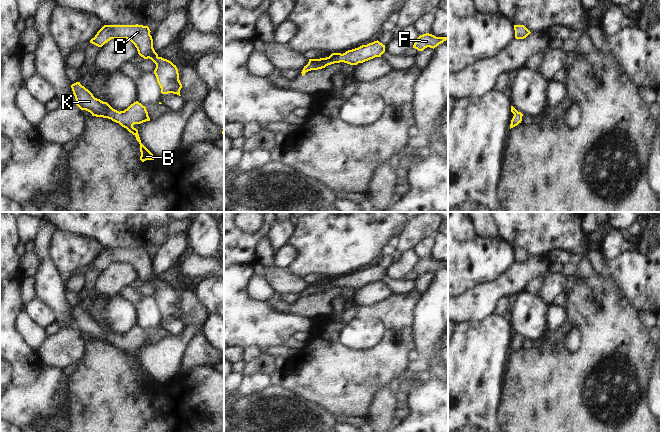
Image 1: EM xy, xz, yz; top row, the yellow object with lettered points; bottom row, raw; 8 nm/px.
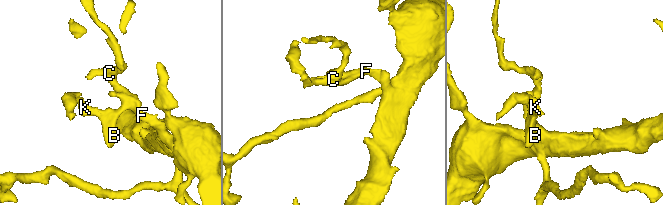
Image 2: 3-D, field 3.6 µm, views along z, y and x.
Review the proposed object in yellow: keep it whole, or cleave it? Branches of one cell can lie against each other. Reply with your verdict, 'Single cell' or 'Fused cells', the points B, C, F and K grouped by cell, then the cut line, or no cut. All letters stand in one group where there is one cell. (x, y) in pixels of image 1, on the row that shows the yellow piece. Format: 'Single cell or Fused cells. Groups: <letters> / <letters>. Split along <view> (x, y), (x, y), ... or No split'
Single cell. Groups: B C F K. No split.

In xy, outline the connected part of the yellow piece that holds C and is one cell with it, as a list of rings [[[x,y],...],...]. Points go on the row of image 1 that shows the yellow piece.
[[[104,25],[90,40],[90,43],[102,47],[111,39],[130,40],[137,48],[138,54],[144,59],[151,59],[156,68],[154,74],[162,94],[173,93],[180,95],[182,84],[176,65],[159,57],[153,48],[153,39],[148,26],[143,25]]]

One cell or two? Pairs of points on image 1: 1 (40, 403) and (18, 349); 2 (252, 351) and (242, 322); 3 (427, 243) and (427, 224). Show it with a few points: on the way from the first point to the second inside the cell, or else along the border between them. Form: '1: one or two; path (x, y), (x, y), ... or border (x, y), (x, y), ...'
1: two; border (43, 365), (39, 375), (32, 382), (10, 387)
2: two; border (243, 348), (257, 346), (261, 353)
3: two; border (432, 236), (422, 238), (412, 248)

